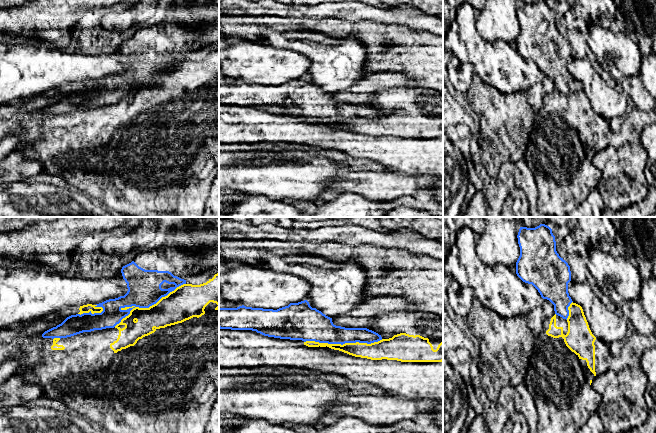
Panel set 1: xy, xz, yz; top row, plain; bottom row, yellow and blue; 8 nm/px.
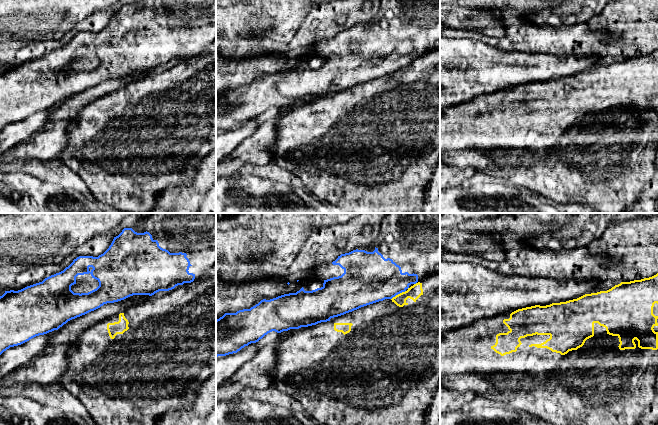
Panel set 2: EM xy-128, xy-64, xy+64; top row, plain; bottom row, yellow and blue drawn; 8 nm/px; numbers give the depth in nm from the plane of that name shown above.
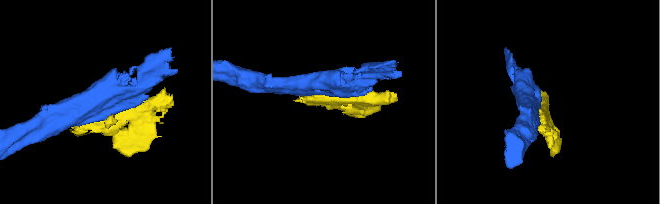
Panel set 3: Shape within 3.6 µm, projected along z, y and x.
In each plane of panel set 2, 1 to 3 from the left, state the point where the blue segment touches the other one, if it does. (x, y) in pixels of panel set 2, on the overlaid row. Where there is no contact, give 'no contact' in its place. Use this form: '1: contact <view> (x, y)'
1: no contact
2: contact xy-64 (398, 294)
3: no contact

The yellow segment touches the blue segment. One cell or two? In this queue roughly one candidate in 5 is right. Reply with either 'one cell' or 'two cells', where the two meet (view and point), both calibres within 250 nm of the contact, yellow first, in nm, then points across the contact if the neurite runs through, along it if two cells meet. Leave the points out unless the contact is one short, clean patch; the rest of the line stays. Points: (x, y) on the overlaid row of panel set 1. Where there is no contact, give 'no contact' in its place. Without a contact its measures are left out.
two cells; meets yellow in xy at (150, 306); 260 nm thick on the yellow side, 280 nm on the other; border along xy (185, 283), (177, 286), (148, 307), (134, 307), (114, 326)

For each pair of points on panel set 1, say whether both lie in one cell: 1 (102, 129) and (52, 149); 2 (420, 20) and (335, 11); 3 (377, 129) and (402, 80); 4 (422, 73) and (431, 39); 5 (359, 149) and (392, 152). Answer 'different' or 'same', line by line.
1: same
2: same
3: different
4: same
5: same

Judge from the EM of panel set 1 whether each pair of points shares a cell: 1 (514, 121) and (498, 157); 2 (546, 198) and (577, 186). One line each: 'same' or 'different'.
1: same
2: same

